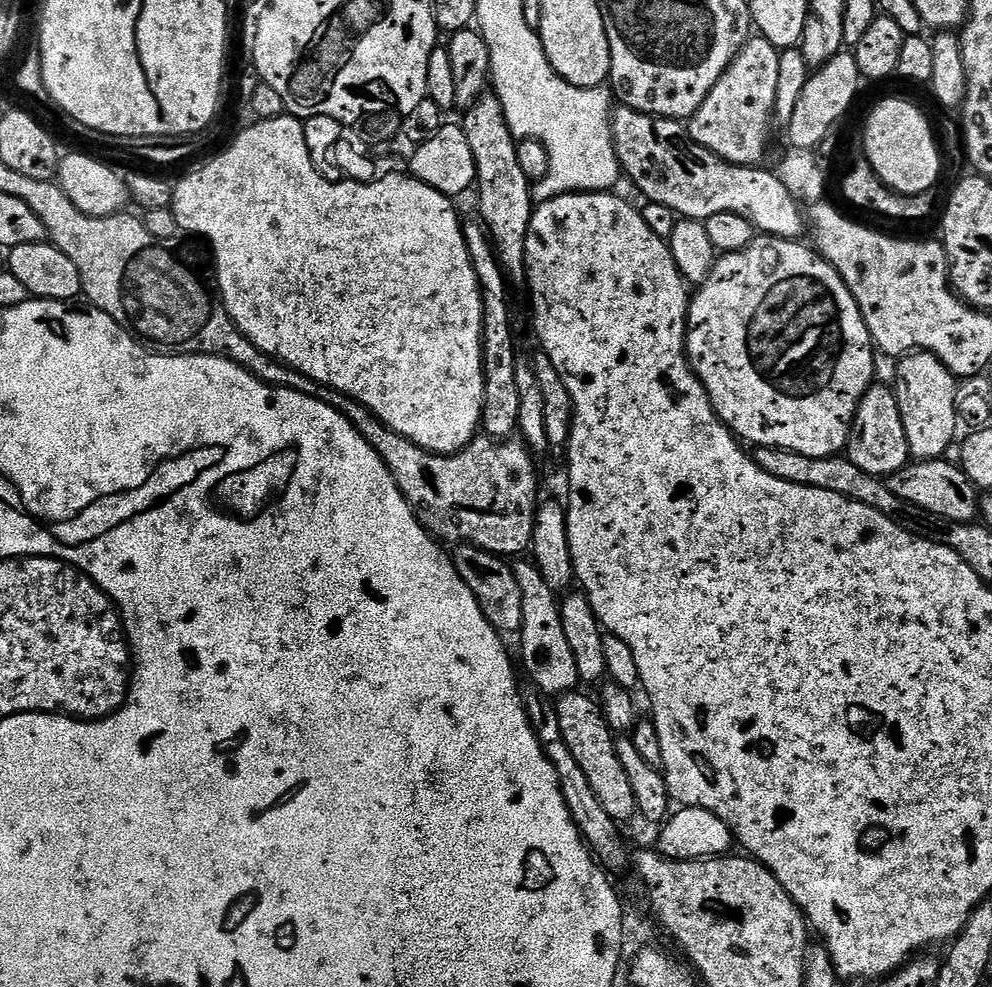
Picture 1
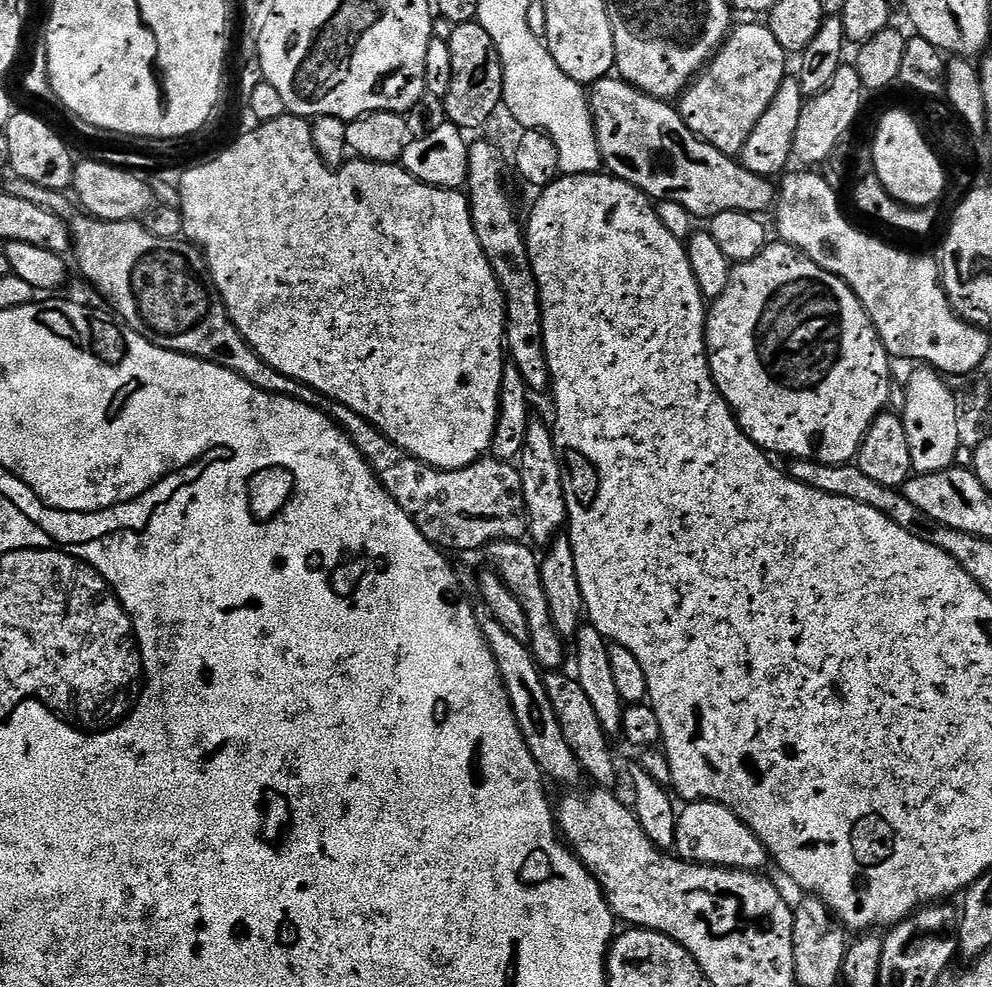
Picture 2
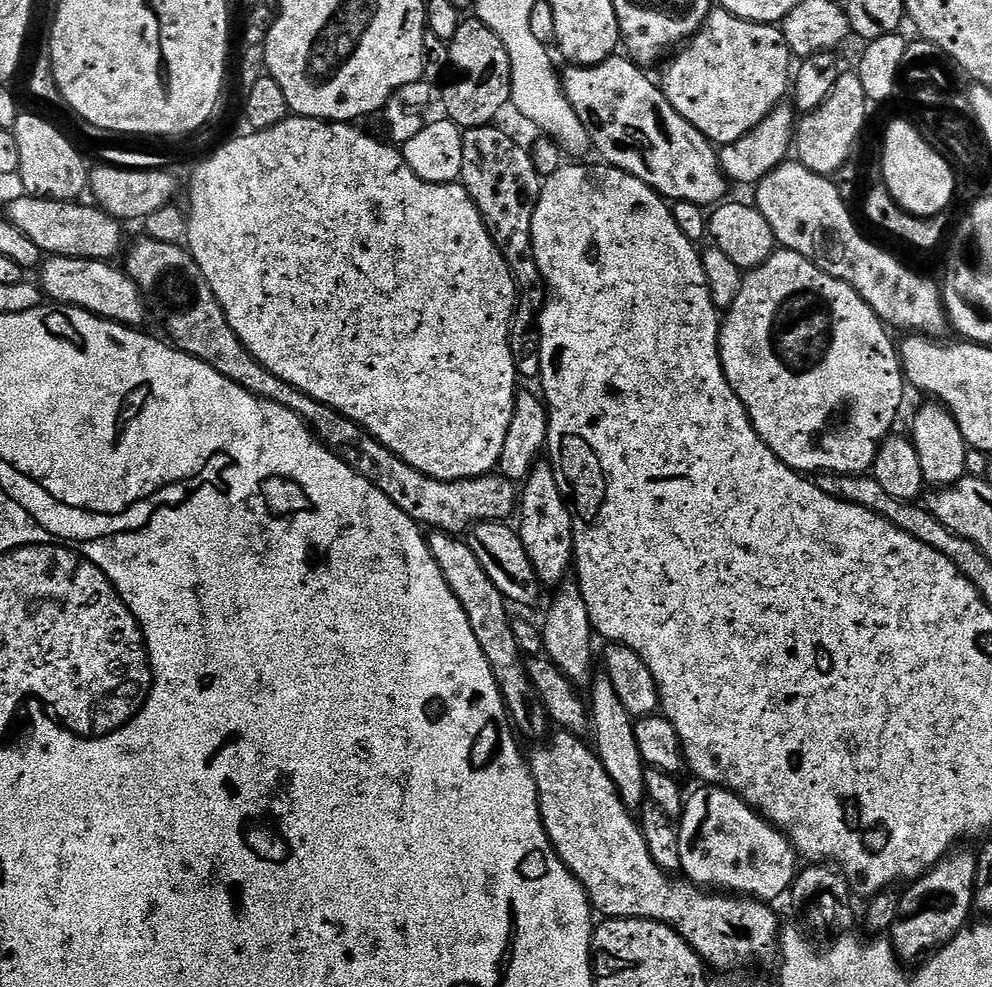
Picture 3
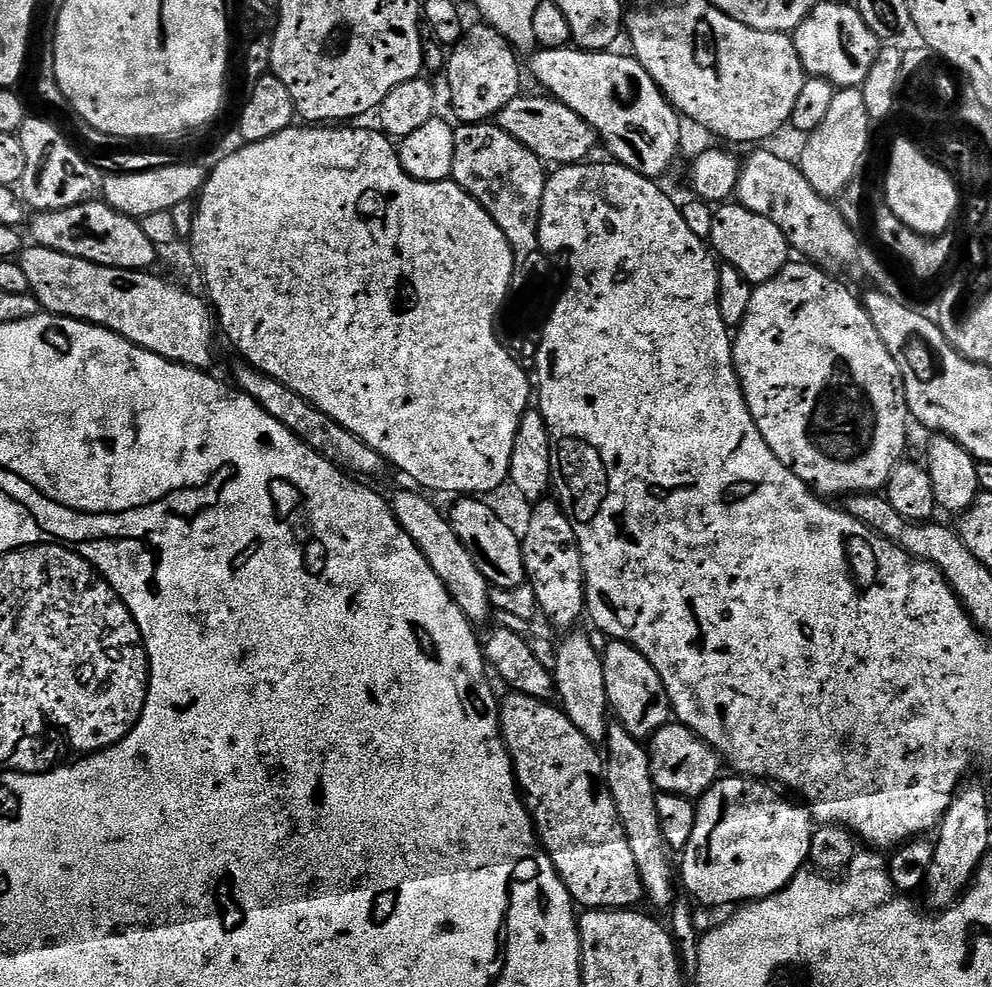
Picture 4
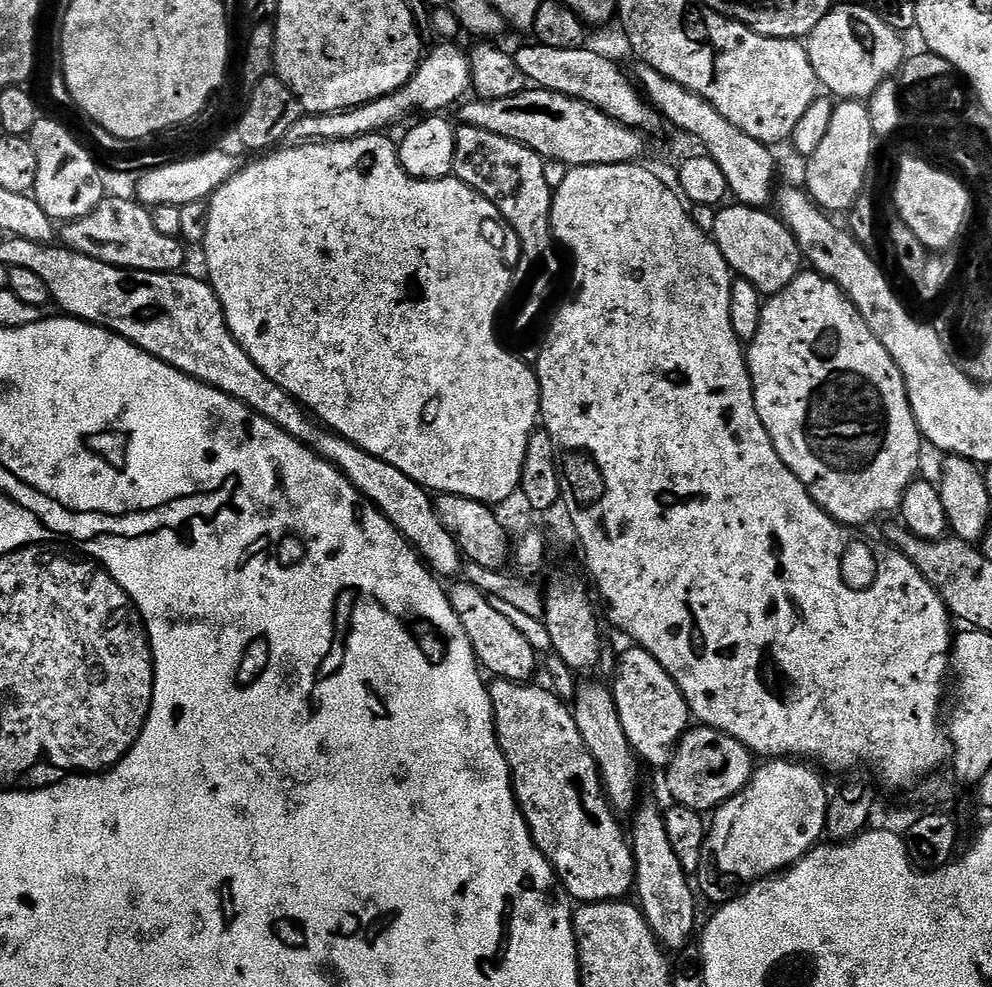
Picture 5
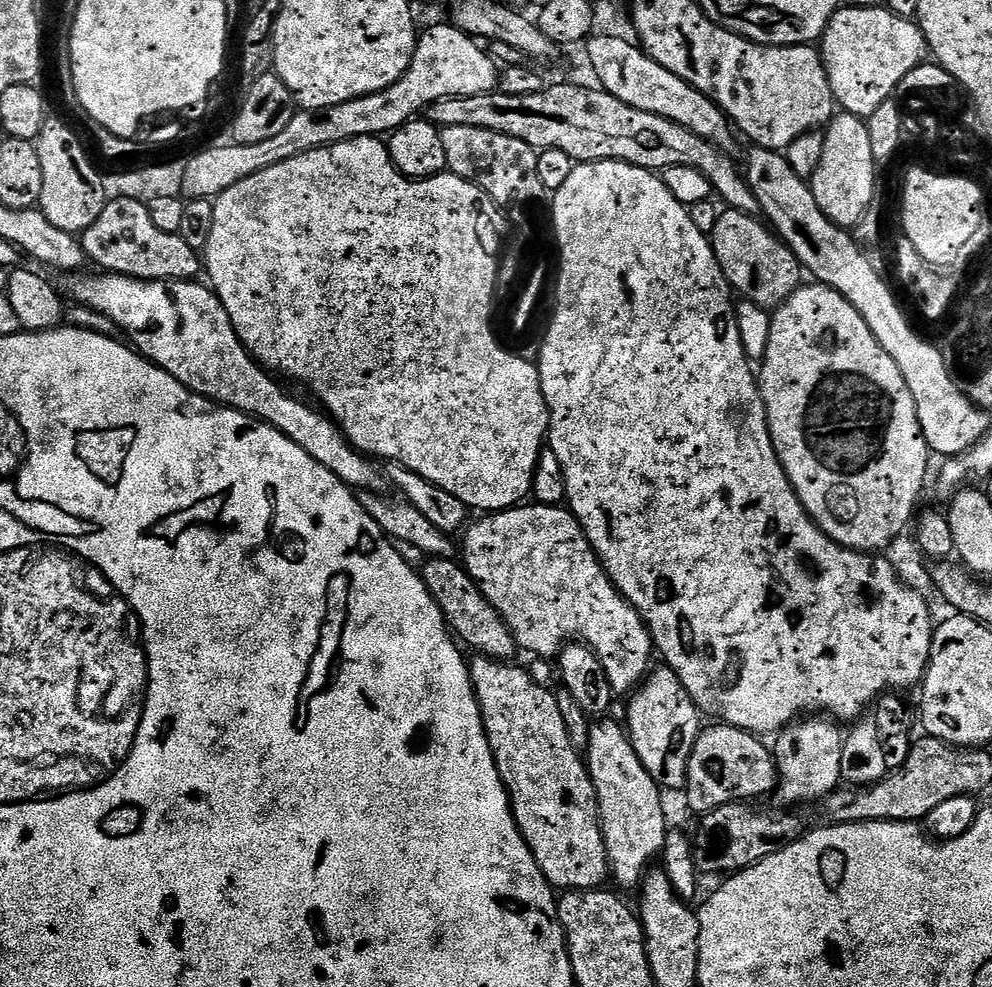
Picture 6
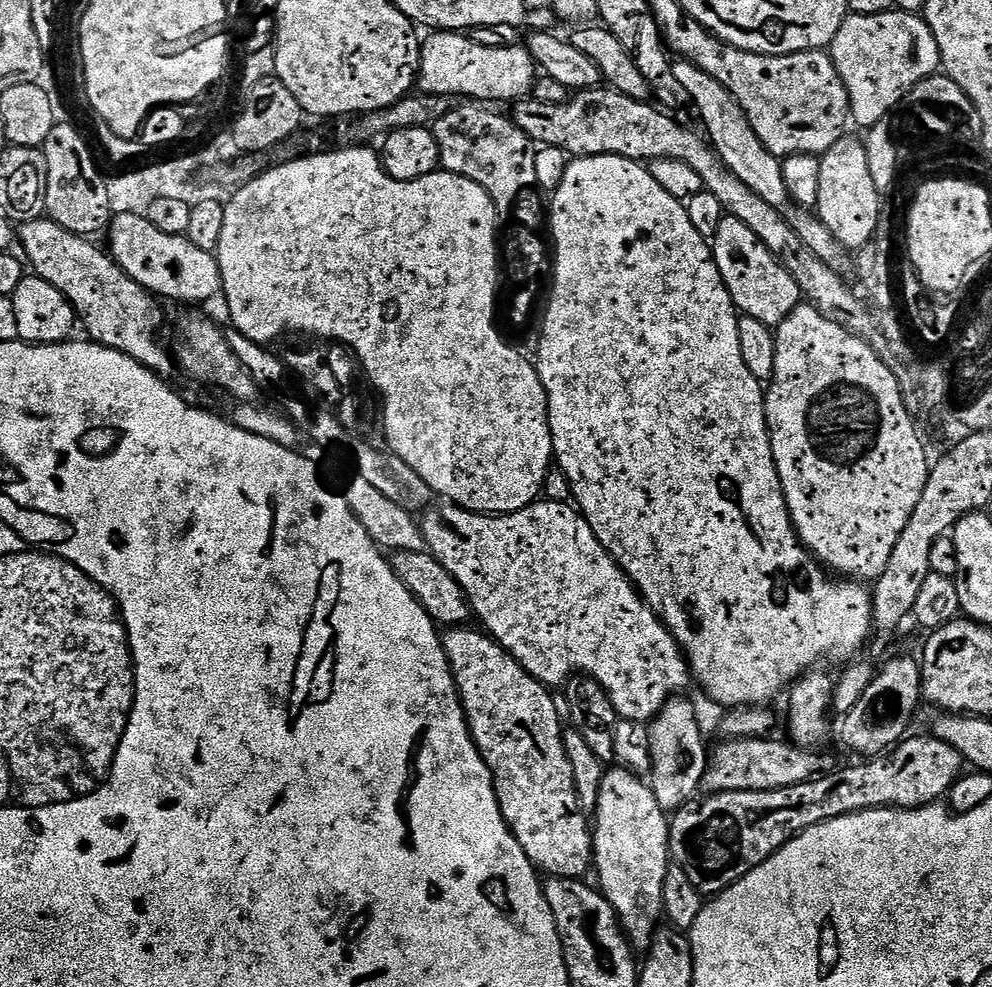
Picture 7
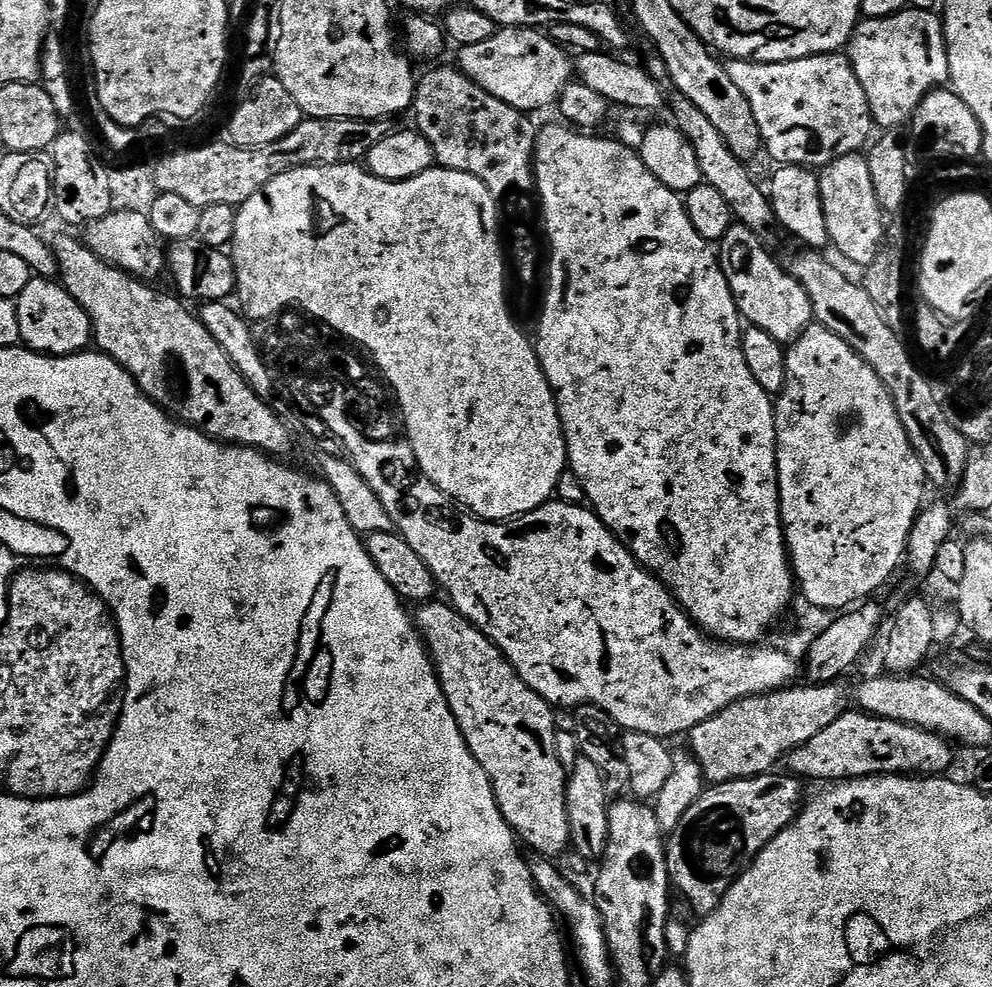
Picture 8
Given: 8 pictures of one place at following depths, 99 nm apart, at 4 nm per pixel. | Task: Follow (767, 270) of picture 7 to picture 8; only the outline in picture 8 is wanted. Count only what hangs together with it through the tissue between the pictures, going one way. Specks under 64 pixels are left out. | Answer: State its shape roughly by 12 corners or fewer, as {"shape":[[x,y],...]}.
{"shape":[[733,223],[718,244],[741,317],[788,346],[813,302],[759,233]]}

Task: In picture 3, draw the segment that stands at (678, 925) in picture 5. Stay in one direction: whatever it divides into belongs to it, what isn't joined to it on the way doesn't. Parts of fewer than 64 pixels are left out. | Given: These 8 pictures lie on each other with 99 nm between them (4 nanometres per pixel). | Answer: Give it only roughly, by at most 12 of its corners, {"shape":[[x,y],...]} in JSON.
{"shape":[[593,675],[590,736],[629,810],[646,800],[636,720]]}

